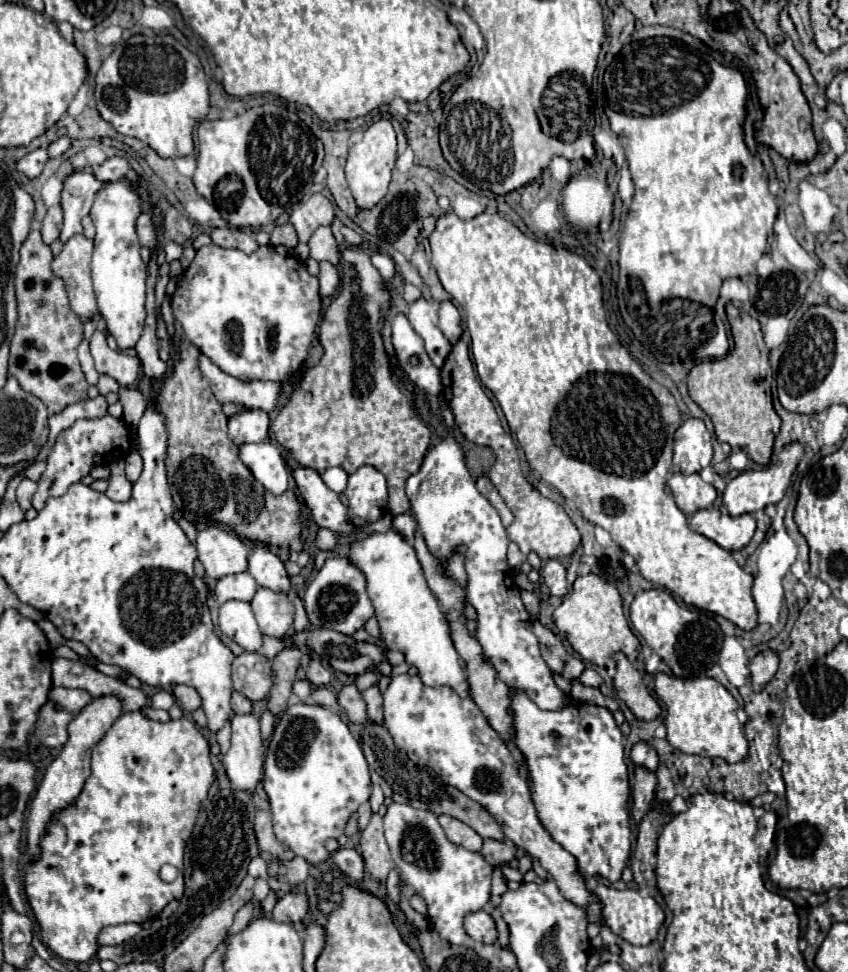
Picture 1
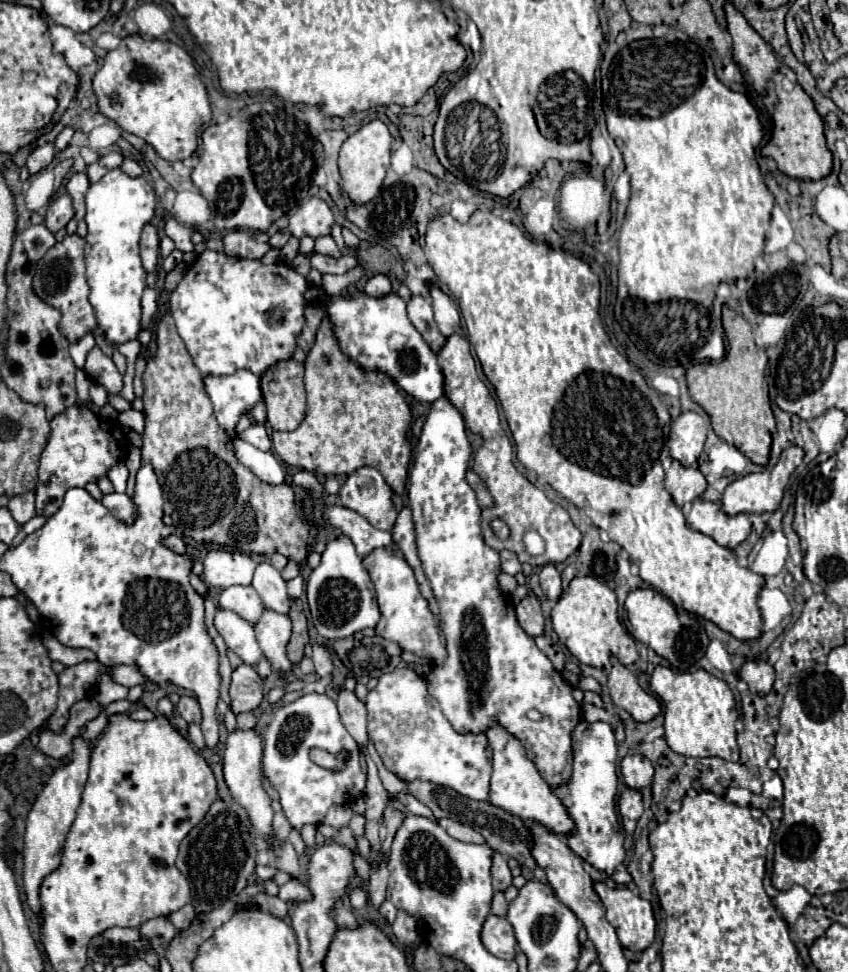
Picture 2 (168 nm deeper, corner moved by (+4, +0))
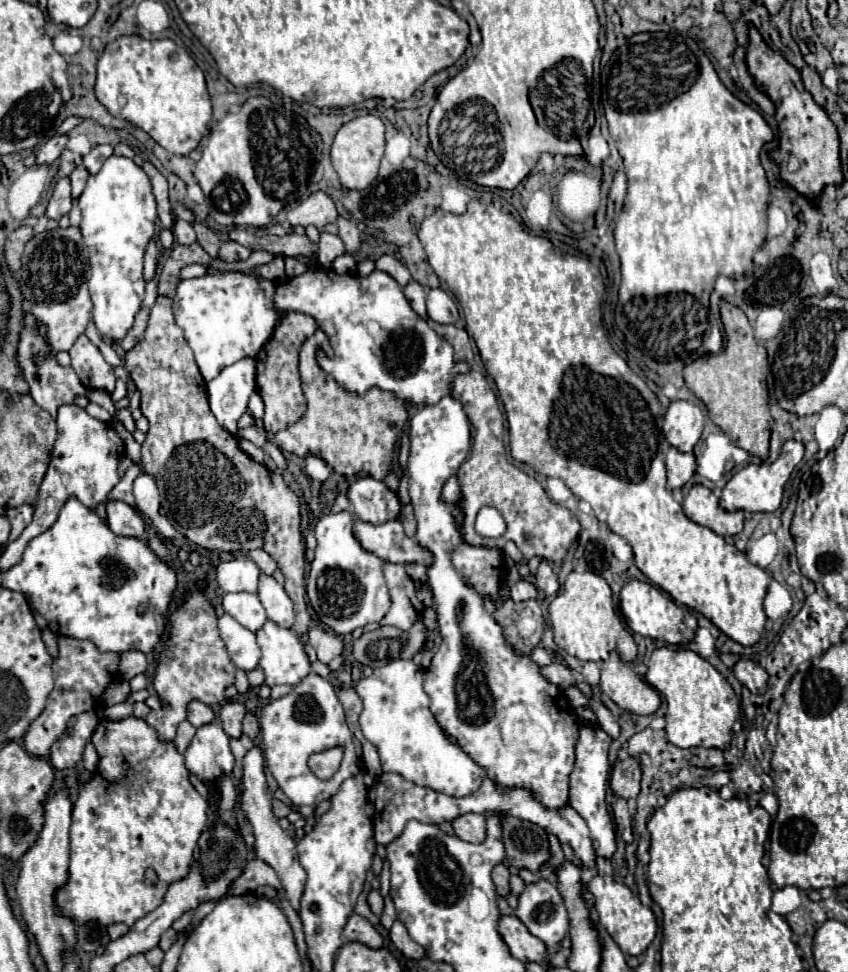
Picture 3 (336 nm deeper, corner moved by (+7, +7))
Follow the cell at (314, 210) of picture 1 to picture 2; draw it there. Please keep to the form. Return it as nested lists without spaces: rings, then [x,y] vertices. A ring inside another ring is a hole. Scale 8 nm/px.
[[[309,198],[289,216],[289,230],[295,238],[323,236],[331,232],[335,218],[331,208],[321,198]]]

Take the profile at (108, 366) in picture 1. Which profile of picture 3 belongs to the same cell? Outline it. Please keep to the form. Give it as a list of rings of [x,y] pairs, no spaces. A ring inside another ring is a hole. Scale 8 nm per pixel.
[[[84,333],[76,339],[76,343],[68,351],[68,355],[72,359],[70,365],[76,371],[76,375],[84,387],[100,389],[106,393],[114,391],[114,385],[116,385],[114,369],[106,363],[100,349],[96,345],[92,345]]]

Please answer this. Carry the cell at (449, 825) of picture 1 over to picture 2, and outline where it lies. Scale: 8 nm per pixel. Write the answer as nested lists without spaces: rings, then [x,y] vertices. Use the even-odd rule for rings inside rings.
[[[443,818],[439,820],[439,826],[455,840],[461,840],[461,842],[471,842],[471,844],[485,844],[483,836],[473,832],[473,828],[457,822],[457,820],[449,820],[449,818]]]

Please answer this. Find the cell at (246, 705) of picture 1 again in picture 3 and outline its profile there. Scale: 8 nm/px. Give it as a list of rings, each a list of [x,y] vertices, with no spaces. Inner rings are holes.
[[[246,713],[242,725],[244,725],[244,735],[248,735],[250,739],[254,739],[254,737],[258,735],[258,731],[260,731],[258,719],[256,719],[256,715],[252,715],[252,713]]]

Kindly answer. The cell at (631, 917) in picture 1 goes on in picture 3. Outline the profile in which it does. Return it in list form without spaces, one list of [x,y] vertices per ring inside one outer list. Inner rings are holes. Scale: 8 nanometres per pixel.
[[[596,875],[588,881],[588,891],[594,897],[594,911],[598,913],[598,923],[604,931],[614,939],[614,943],[622,949],[624,955],[642,955],[652,939],[656,937],[656,919],[650,907],[644,907],[640,899],[620,881],[604,881],[604,877]]]

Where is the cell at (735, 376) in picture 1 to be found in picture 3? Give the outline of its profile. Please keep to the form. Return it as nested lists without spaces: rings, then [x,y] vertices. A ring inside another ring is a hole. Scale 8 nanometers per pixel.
[[[722,301],[720,315],[726,333],[724,351],[706,359],[696,359],[690,365],[686,365],[684,381],[686,387],[706,405],[710,419],[732,439],[734,445],[742,447],[750,455],[766,459],[769,456],[772,421],[766,387],[768,361],[758,359],[760,347],[754,339],[754,329],[742,309],[728,301]]]

